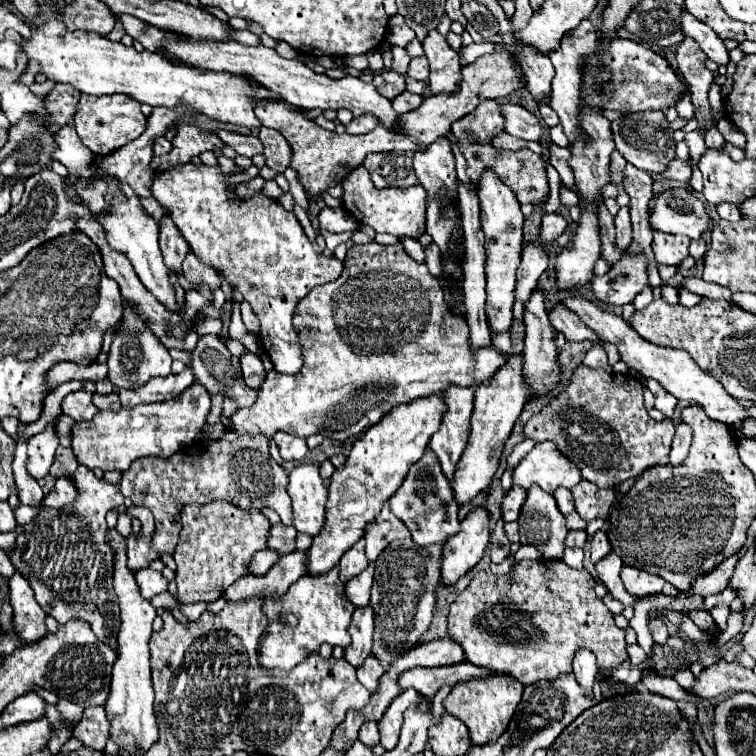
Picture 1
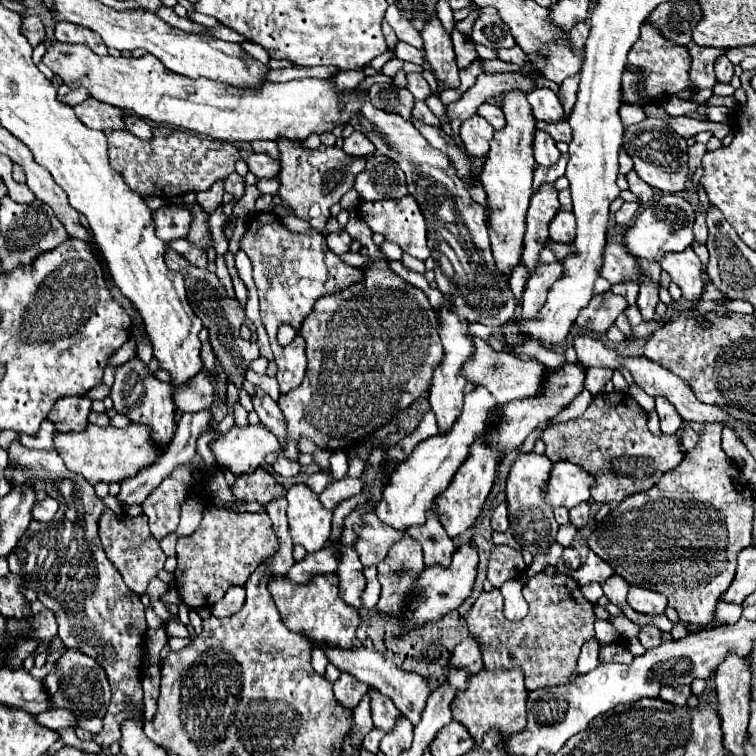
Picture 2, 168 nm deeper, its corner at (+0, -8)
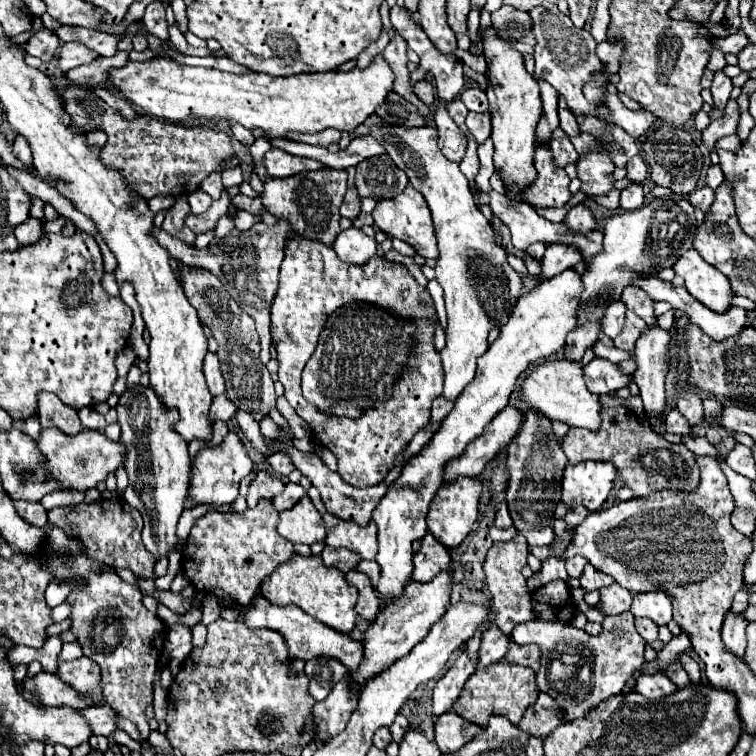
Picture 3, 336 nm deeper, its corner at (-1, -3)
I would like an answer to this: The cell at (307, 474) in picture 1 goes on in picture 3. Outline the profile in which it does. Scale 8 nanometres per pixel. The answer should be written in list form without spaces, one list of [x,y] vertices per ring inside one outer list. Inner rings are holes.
[[[308,497],[296,503],[296,507],[282,511],[276,529],[290,543],[314,545],[316,541],[322,541],[326,537],[322,515],[316,511]]]

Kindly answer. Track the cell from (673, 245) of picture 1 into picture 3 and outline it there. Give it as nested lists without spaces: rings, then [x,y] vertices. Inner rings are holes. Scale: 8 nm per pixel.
[[[694,249],[686,251],[674,263],[676,275],[686,281],[688,293],[710,307],[716,313],[724,313],[732,307],[732,297],[736,295],[724,273],[710,267]]]

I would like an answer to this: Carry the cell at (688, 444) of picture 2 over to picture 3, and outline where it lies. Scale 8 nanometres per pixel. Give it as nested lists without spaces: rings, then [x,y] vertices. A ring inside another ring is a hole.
[[[682,391],[678,401],[676,401],[676,407],[678,411],[688,419],[688,423],[692,427],[696,427],[698,423],[704,421],[704,409],[702,409],[702,397],[698,393],[692,393],[692,391]]]

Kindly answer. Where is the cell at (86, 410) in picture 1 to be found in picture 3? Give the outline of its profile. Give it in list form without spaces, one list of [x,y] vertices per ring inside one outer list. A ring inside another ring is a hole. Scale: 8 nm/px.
[[[52,393],[38,395],[38,417],[42,427],[58,427],[66,435],[76,435],[82,431],[78,411],[64,407],[64,403],[60,403],[60,399]]]

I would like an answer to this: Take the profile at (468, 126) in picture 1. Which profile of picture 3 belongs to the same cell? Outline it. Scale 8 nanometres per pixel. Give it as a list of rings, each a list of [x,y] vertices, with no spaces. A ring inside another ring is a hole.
[[[468,113],[466,125],[468,125],[470,133],[476,137],[478,143],[484,143],[492,133],[492,125],[490,125],[490,115],[488,113]]]

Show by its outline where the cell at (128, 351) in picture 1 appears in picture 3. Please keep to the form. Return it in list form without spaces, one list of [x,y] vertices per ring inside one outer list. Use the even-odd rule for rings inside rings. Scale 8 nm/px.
[[[136,385],[132,391],[120,395],[118,401],[118,423],[122,429],[120,441],[126,447],[126,473],[130,485],[124,491],[124,501],[136,507],[144,519],[142,543],[158,561],[176,549],[176,525],[184,511],[186,493],[190,487],[192,461],[188,455],[188,443],[172,431],[172,415],[160,407],[160,399],[152,395],[150,387]]]

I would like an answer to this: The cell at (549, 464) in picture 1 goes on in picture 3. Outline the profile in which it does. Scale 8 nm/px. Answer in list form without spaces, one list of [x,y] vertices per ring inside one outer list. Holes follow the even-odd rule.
[[[588,461],[588,463],[580,463],[576,467],[568,465],[564,471],[564,479],[562,479],[562,501],[568,507],[576,507],[576,505],[584,505],[588,511],[598,511],[604,501],[608,499],[614,481],[616,481],[616,467],[612,463],[596,463],[596,461]]]

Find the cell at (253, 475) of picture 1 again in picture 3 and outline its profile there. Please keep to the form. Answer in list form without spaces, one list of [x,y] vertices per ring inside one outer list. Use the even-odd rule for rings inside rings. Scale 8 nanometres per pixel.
[[[258,471],[258,479],[248,489],[248,507],[256,507],[256,503],[260,499],[264,499],[264,497],[272,499],[280,491],[284,491],[284,483],[280,477],[270,475],[266,471]]]

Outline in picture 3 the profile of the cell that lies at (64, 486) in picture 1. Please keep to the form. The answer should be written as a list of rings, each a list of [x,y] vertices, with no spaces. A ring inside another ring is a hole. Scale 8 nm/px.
[[[14,501],[14,509],[16,513],[30,525],[36,527],[46,527],[46,509],[40,503],[32,503],[32,501]]]

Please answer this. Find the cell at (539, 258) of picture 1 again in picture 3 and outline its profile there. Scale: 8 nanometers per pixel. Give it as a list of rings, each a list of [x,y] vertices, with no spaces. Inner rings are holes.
[[[536,143],[534,167],[538,175],[534,183],[524,189],[524,197],[538,207],[564,207],[572,197],[572,193],[568,193],[570,179],[566,171],[554,163],[548,143]]]

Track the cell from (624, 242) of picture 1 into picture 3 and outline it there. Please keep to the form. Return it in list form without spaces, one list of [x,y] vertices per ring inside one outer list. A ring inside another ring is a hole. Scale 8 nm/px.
[[[630,183],[626,189],[622,189],[622,197],[620,197],[620,207],[624,211],[634,211],[640,209],[644,205],[642,201],[642,185],[638,183]]]

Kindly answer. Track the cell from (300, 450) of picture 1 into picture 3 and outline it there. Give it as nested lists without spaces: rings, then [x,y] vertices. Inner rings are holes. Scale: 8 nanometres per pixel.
[[[278,451],[278,453],[270,455],[266,461],[268,461],[268,465],[270,465],[278,475],[282,475],[282,477],[288,477],[288,475],[296,469],[296,467],[292,465],[290,455],[284,453],[284,451]]]

